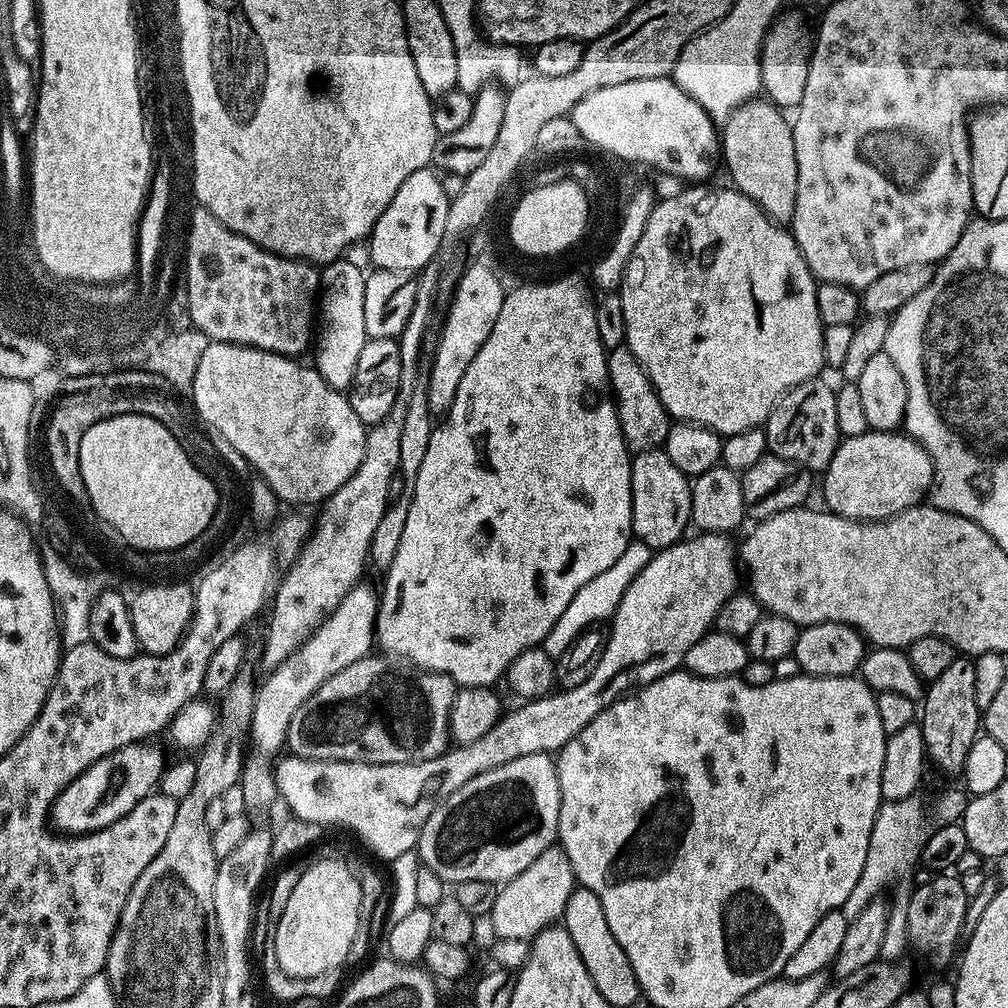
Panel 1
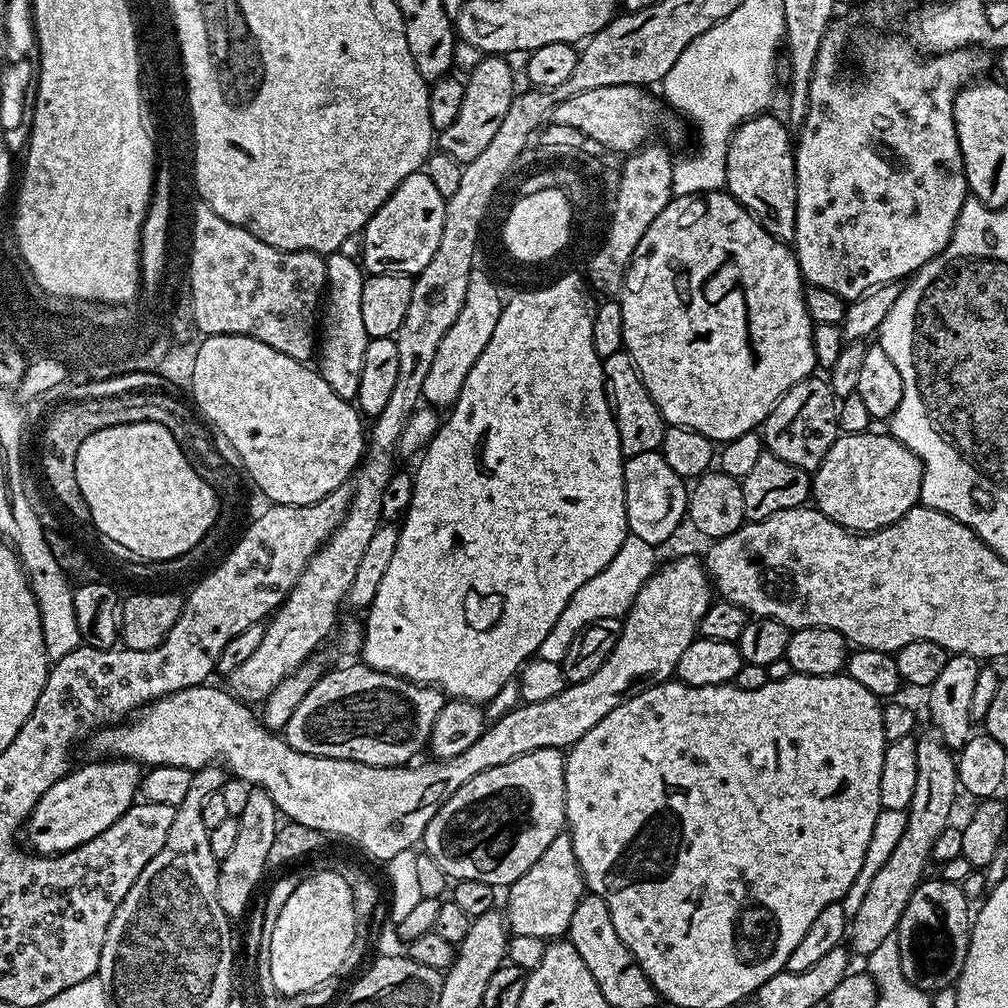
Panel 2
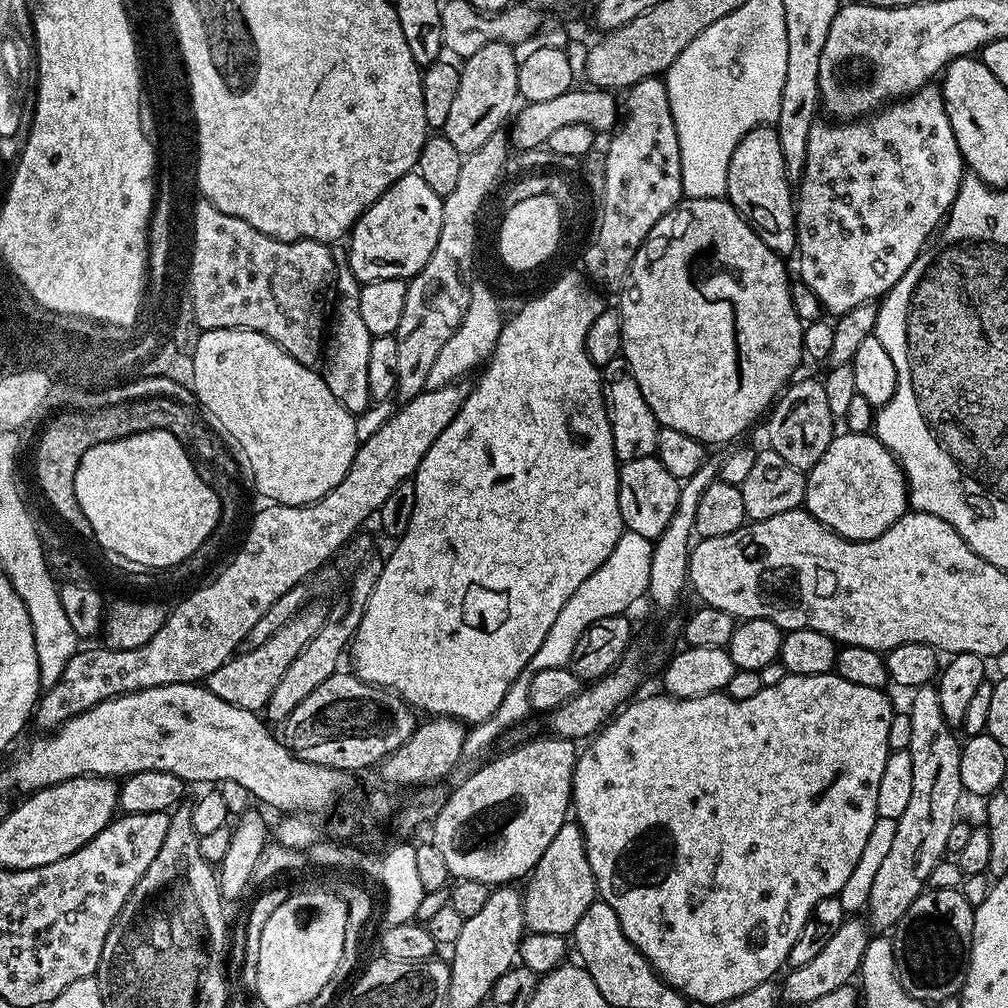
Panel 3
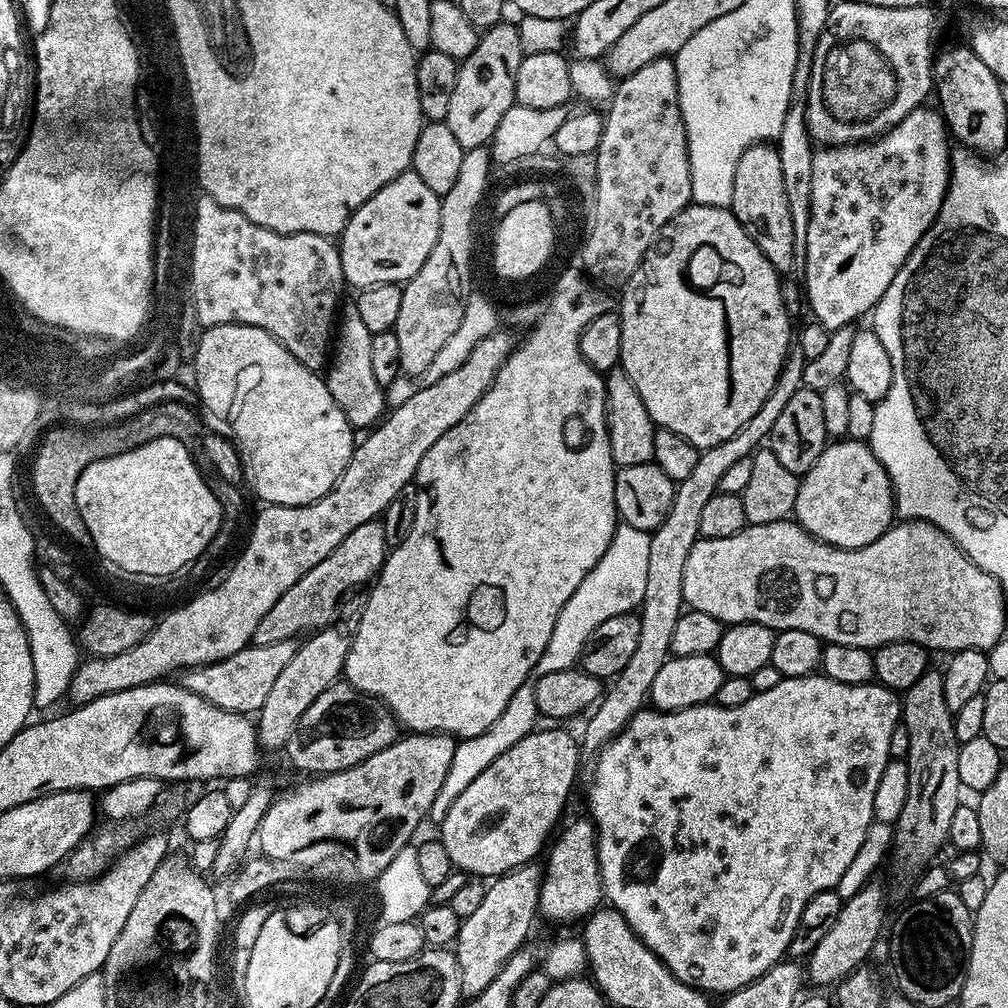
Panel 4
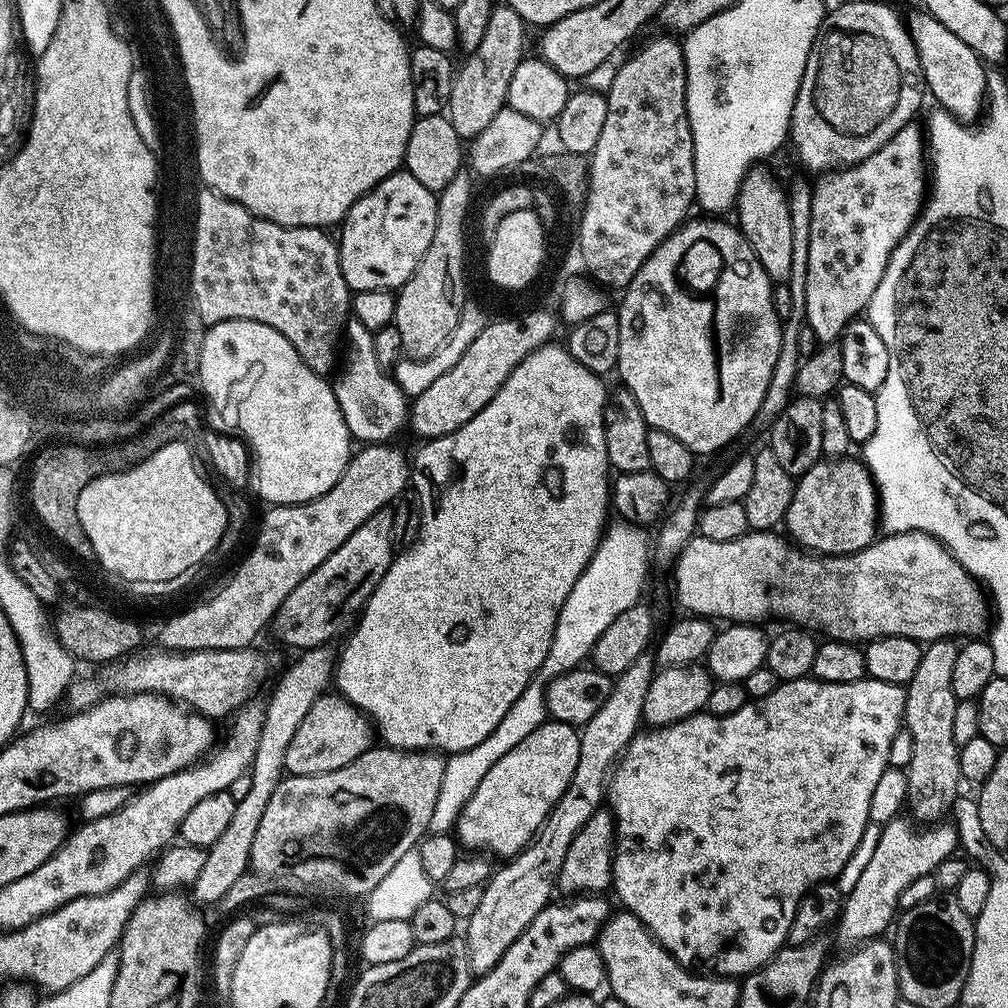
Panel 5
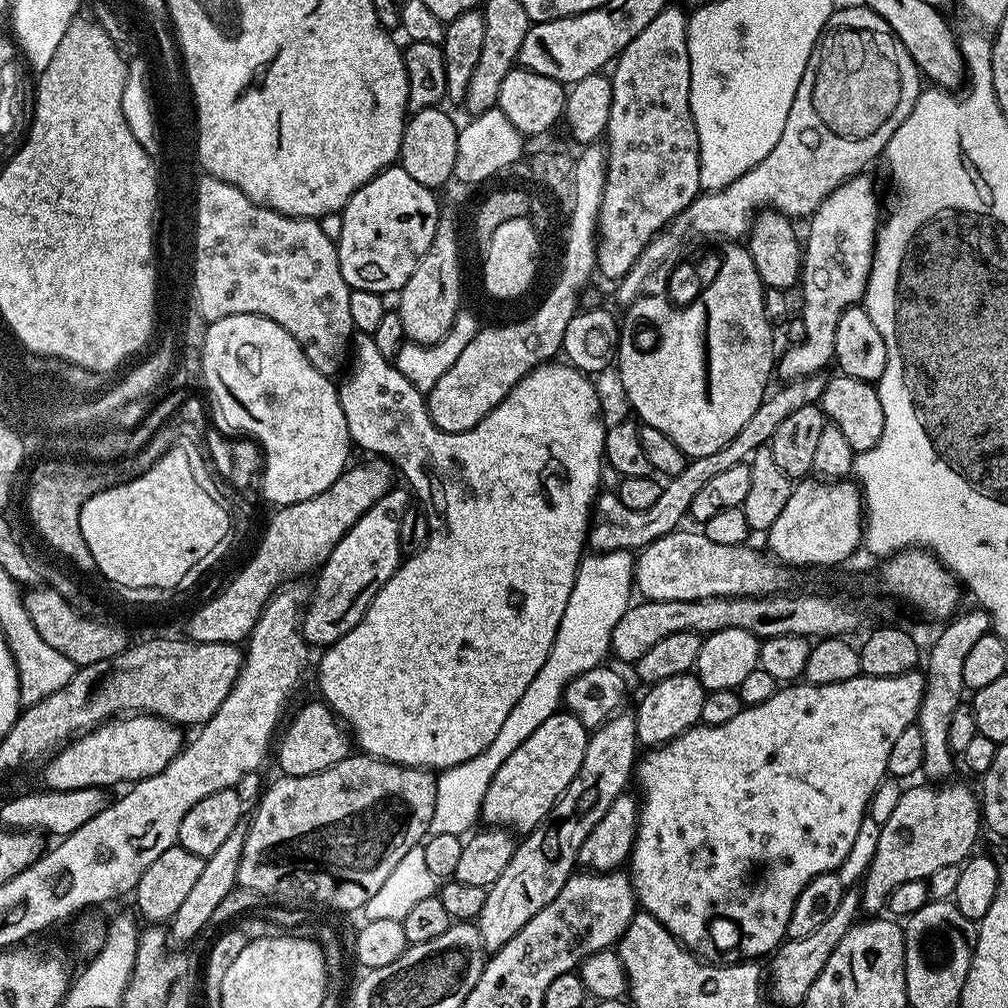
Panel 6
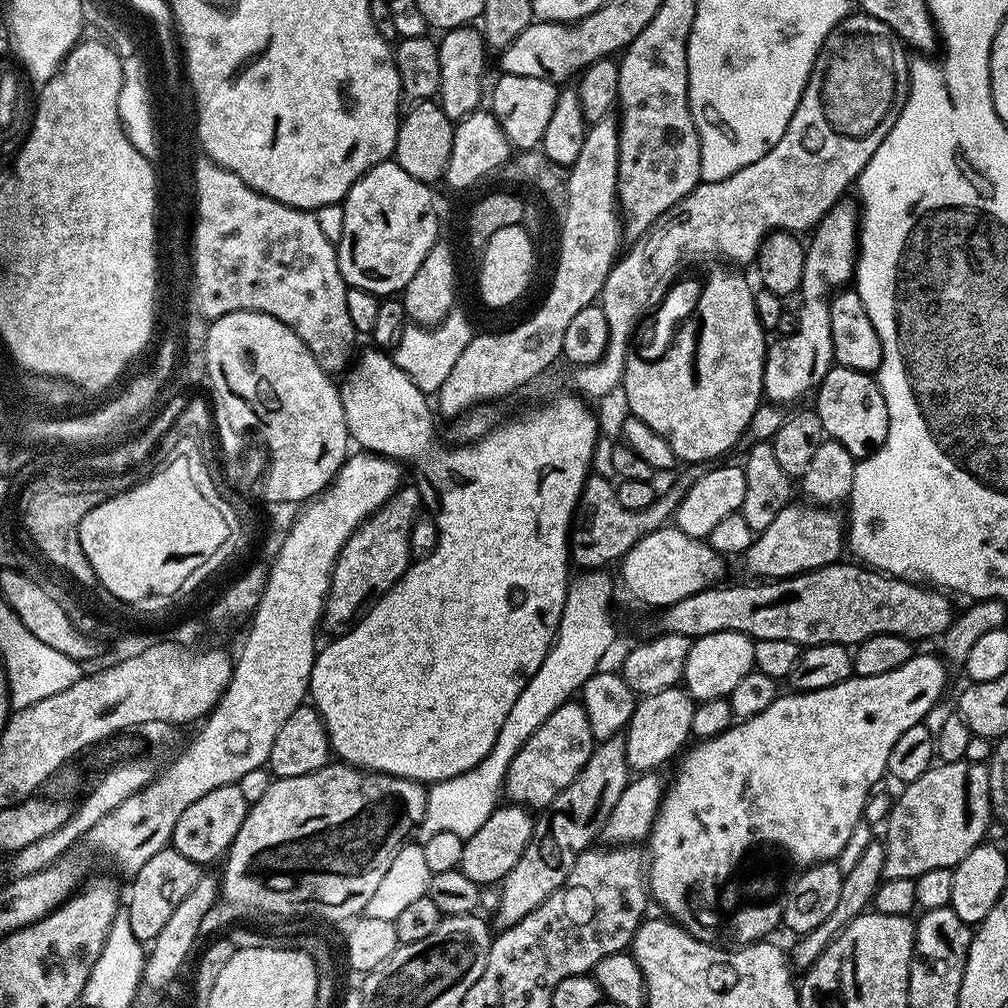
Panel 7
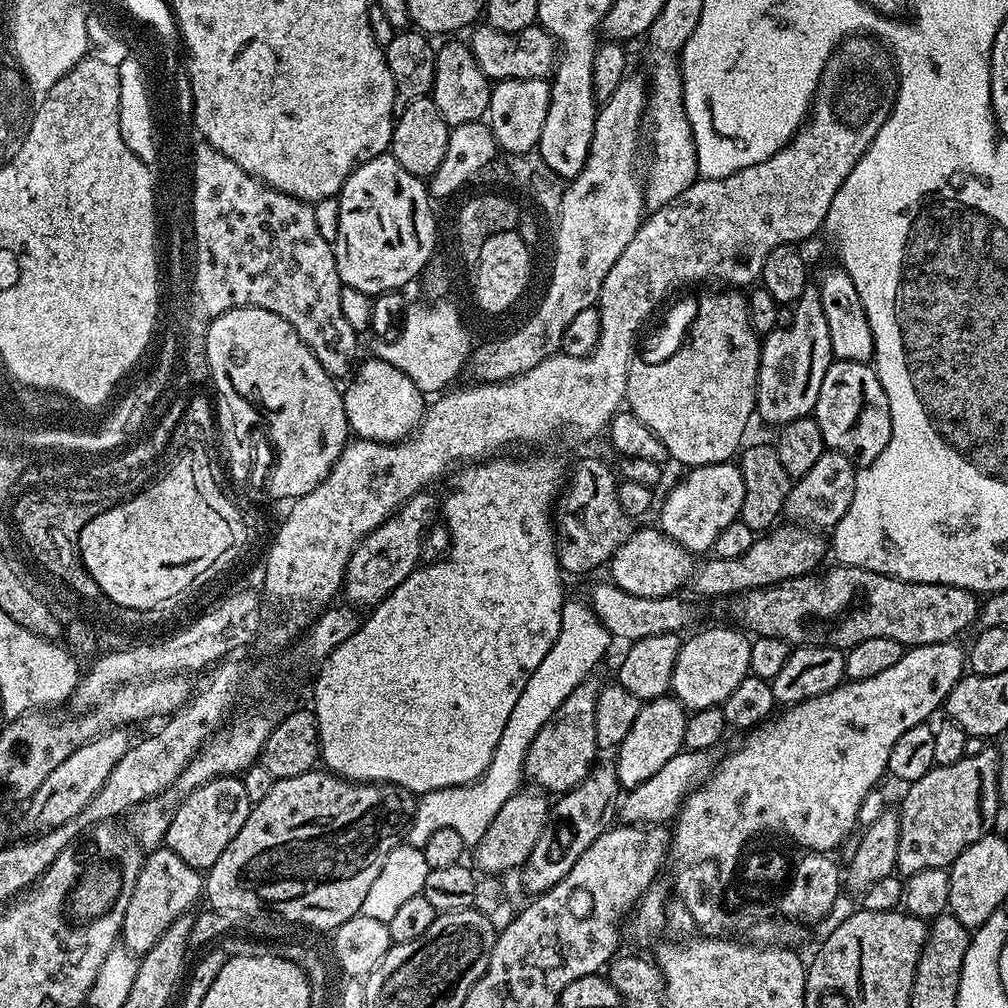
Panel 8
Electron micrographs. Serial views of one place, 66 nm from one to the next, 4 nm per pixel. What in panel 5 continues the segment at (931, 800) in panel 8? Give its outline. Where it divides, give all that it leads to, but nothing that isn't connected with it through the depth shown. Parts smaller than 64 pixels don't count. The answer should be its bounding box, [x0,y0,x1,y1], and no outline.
[834,814,960,950]

